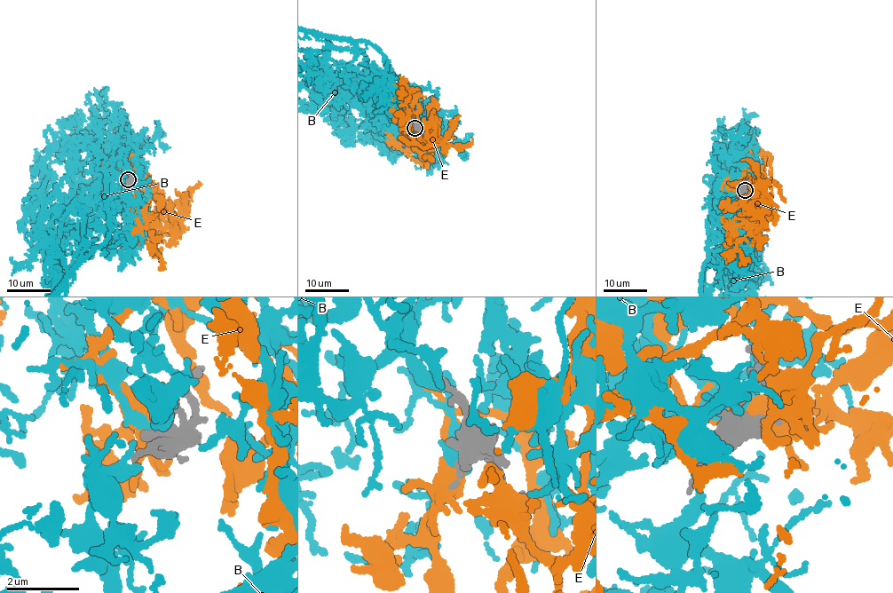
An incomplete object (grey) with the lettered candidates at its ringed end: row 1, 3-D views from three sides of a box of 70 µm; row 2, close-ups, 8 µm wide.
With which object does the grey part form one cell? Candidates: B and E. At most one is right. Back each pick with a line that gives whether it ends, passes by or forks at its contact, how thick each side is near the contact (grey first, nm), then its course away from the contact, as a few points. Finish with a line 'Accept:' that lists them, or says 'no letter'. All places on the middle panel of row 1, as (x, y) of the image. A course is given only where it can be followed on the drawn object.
B: It ends there. Thickness 360 nm (grey) against 240 nm
Accept: B

